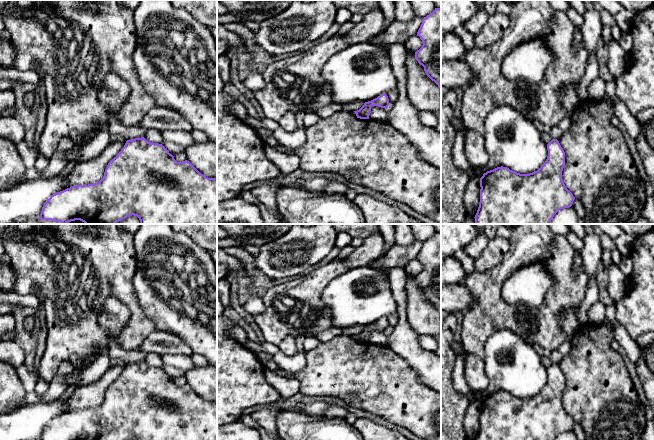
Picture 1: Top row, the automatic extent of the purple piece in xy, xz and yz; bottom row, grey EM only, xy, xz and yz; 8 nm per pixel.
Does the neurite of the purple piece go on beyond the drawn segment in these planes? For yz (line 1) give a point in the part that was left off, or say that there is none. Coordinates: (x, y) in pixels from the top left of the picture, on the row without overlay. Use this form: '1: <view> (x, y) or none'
1: none

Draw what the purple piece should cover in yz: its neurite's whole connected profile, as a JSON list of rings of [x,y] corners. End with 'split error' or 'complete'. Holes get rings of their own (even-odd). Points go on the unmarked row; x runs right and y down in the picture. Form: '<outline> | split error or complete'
[[[557,363],[547,368],[547,374],[545,387],[532,397],[520,398],[503,390],[484,397],[475,440],[554,440],[559,434],[571,431],[575,421],[562,403],[565,376]]] | complete

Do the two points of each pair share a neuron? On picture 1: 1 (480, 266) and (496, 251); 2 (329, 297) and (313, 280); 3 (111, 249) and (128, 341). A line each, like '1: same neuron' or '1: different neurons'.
1: same neuron
2: different neurons
3: same neuron

